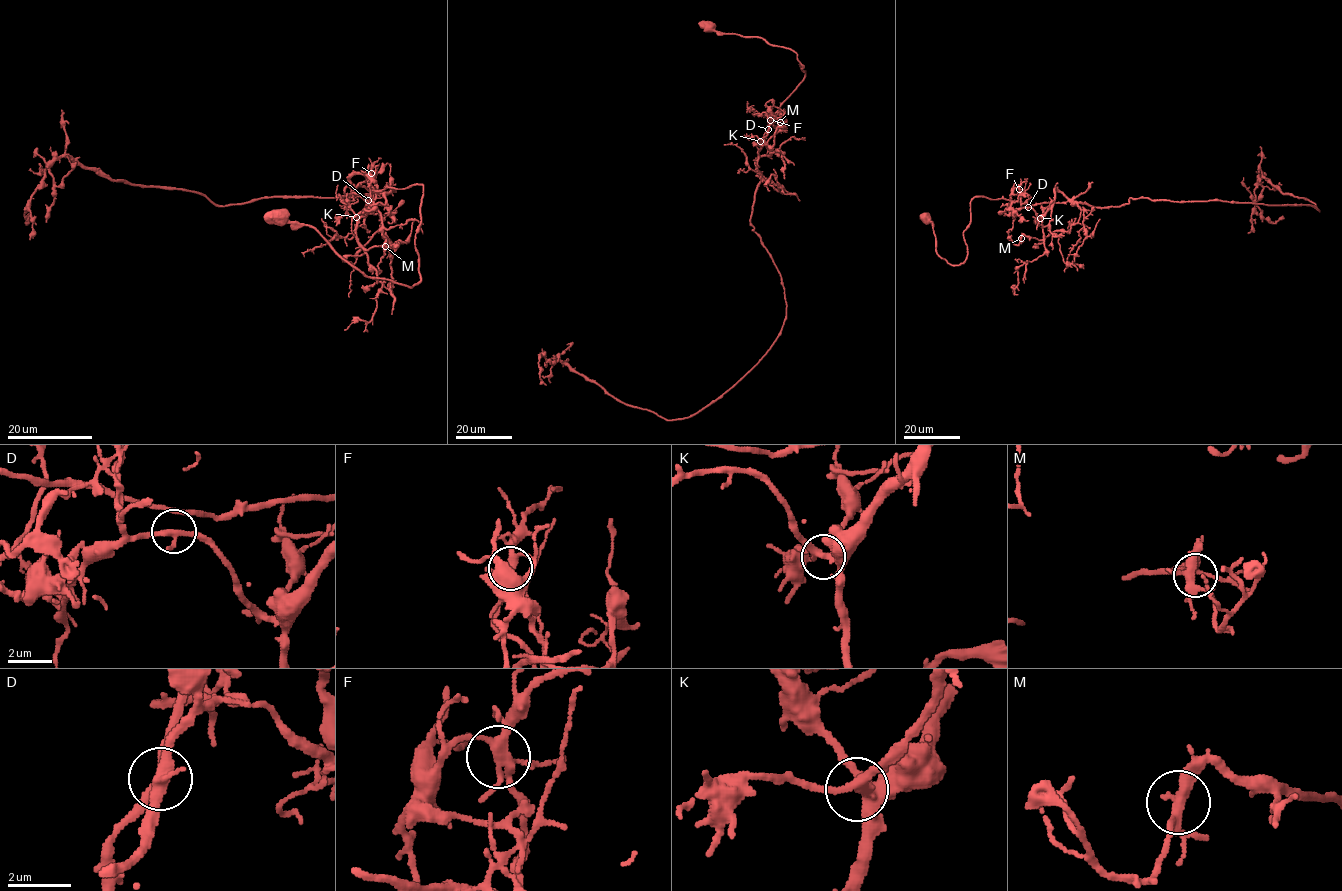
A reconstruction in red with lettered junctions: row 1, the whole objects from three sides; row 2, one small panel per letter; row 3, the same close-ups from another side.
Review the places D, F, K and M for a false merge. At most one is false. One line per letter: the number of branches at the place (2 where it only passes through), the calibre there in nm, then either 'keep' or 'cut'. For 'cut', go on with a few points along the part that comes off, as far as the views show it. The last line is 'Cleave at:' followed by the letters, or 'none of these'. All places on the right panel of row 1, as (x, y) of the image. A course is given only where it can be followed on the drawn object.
D: branches 5; calibre 260 nm; keep
F: branches 5; calibre 280 nm; cut; course (1018, 189), (1014, 188), (1010, 205), (999, 213), (1011, 214), (1016, 208)
K: branches 5; calibre 340 nm; keep
M: branches 5; calibre 320 nm; keep
Cleave at: F

